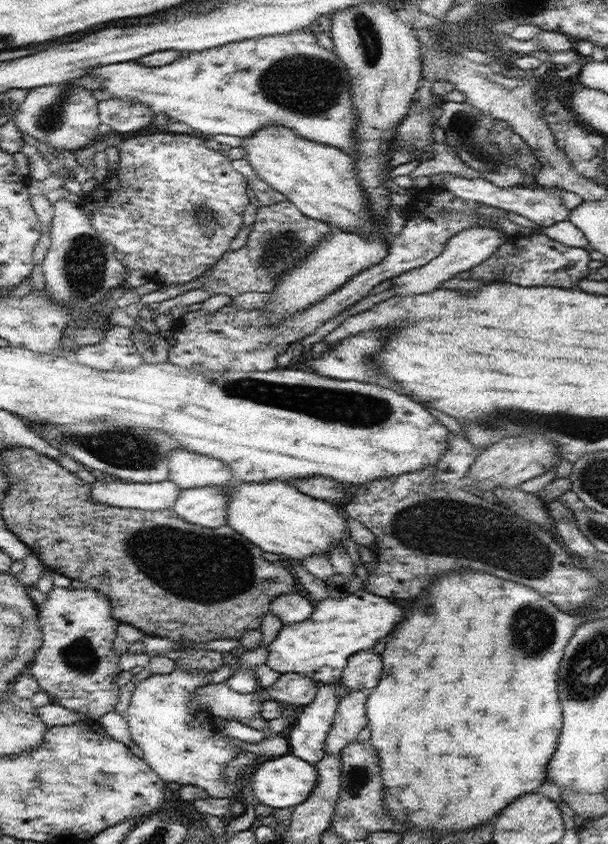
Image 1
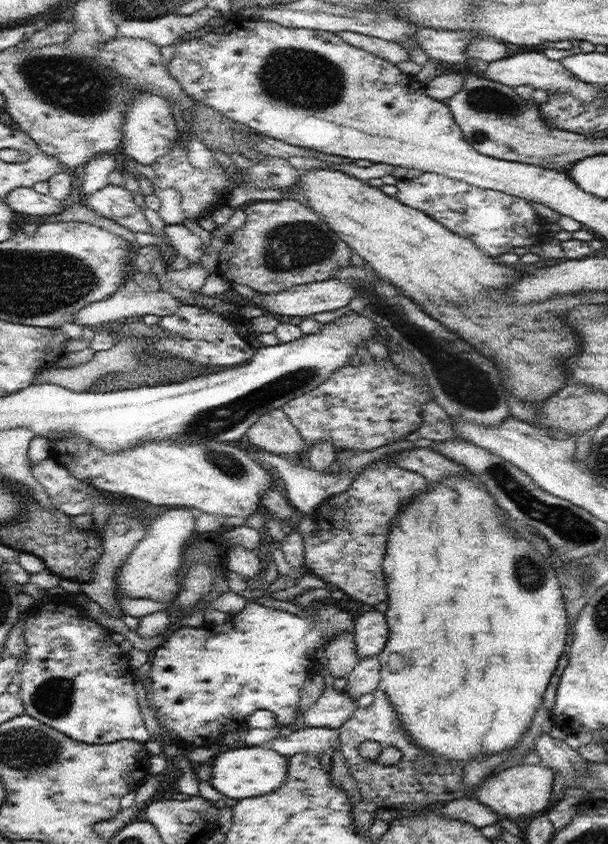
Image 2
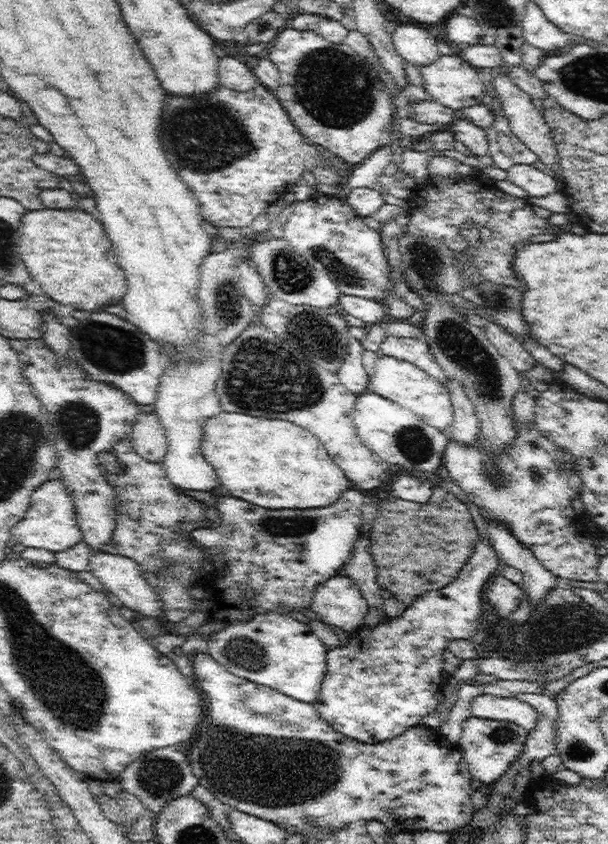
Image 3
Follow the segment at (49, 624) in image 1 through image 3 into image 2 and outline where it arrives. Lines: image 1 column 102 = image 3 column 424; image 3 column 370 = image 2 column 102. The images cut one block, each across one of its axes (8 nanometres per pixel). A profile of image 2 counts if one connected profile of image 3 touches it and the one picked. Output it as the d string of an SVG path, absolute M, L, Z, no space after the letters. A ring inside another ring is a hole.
M50 600L35 603L23 620L27 646L26 664L20 670L22 676L19 695L25 713L73 740L90 745L109 744L131 739L146 743L152 737L142 719L140 706L134 691L135 677L129 658L111 637L111 631L92 619L79 605L54 604Z

